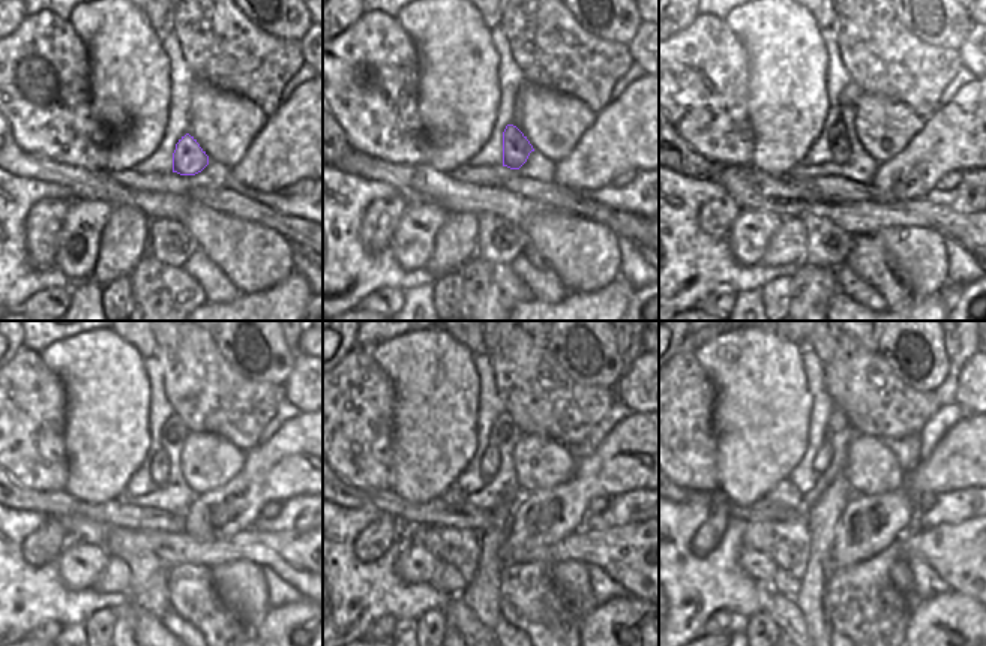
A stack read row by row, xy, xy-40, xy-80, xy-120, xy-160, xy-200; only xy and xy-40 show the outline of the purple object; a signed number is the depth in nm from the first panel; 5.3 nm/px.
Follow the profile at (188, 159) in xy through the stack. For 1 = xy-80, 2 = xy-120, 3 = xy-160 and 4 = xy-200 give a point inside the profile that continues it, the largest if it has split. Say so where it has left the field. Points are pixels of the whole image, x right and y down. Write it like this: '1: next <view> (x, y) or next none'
1: next xy-80 (841, 149)
2: next xy-120 (159, 466)
3: next xy-160 (489, 463)
4: next xy-200 (824, 456)

